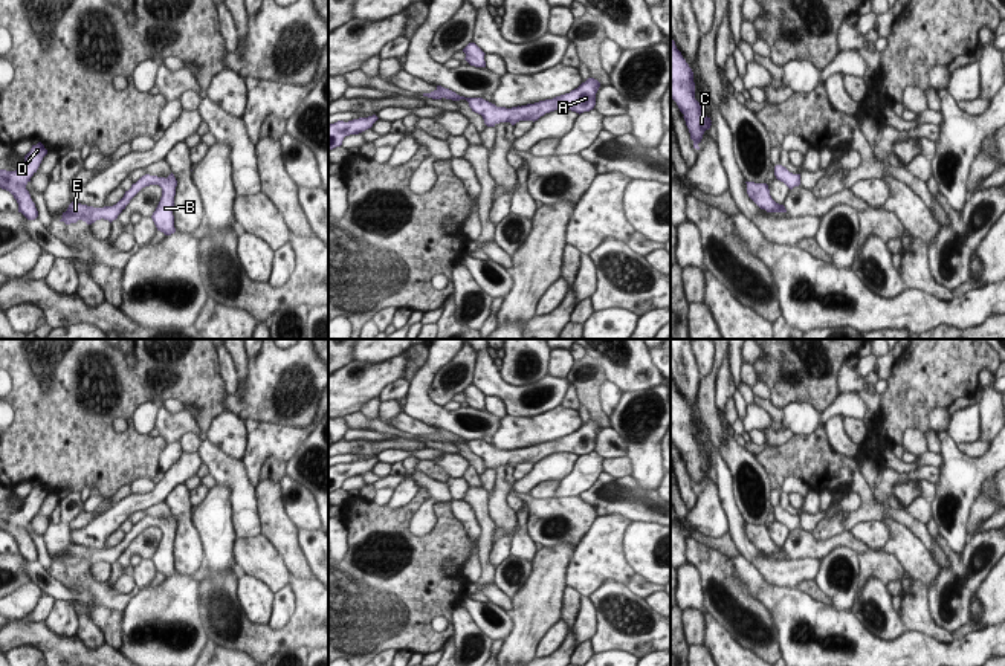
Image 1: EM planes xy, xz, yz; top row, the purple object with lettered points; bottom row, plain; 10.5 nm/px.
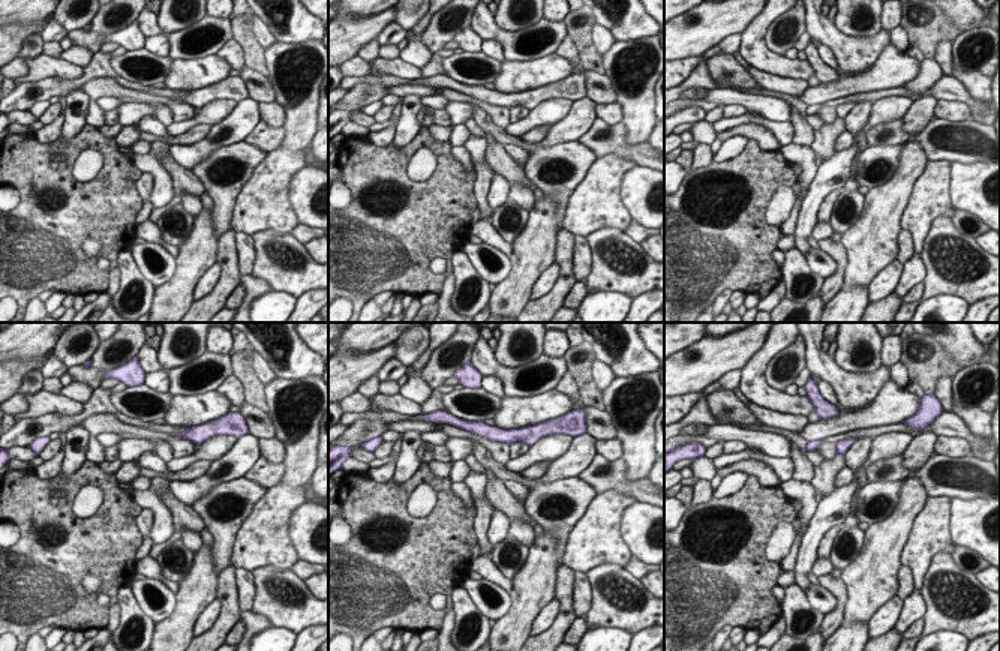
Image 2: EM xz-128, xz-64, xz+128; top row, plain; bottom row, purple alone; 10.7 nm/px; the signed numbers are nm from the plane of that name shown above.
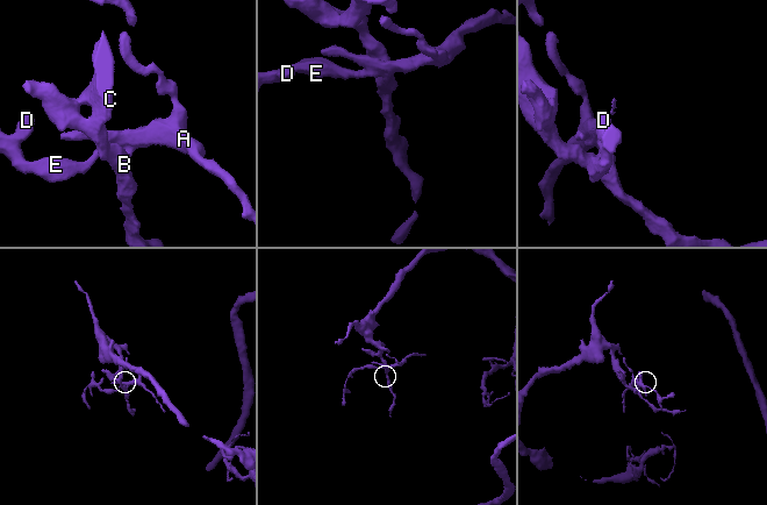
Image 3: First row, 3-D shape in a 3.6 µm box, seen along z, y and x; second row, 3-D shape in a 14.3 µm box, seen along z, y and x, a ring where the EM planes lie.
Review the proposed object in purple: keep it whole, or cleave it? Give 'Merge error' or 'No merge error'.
No merge error

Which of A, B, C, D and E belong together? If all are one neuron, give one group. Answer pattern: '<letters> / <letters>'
A B C D E

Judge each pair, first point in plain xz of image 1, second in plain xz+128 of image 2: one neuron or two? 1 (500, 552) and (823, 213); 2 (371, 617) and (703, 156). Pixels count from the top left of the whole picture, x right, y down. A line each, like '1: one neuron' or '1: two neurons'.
1: one neuron
2: two neurons

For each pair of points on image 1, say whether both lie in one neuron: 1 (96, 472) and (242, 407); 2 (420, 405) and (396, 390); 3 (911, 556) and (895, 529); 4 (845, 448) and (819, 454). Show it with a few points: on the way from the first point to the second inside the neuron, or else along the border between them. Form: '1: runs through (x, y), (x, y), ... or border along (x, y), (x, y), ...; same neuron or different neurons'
1: border along (228, 396), (225, 410); different neurons
2: border along (410, 381), (405, 396); different neurons
3: runs through (909, 550), (898, 535); same neuron
4: border along (822, 426), (828, 443), (837, 452), (856, 459); different neurons

